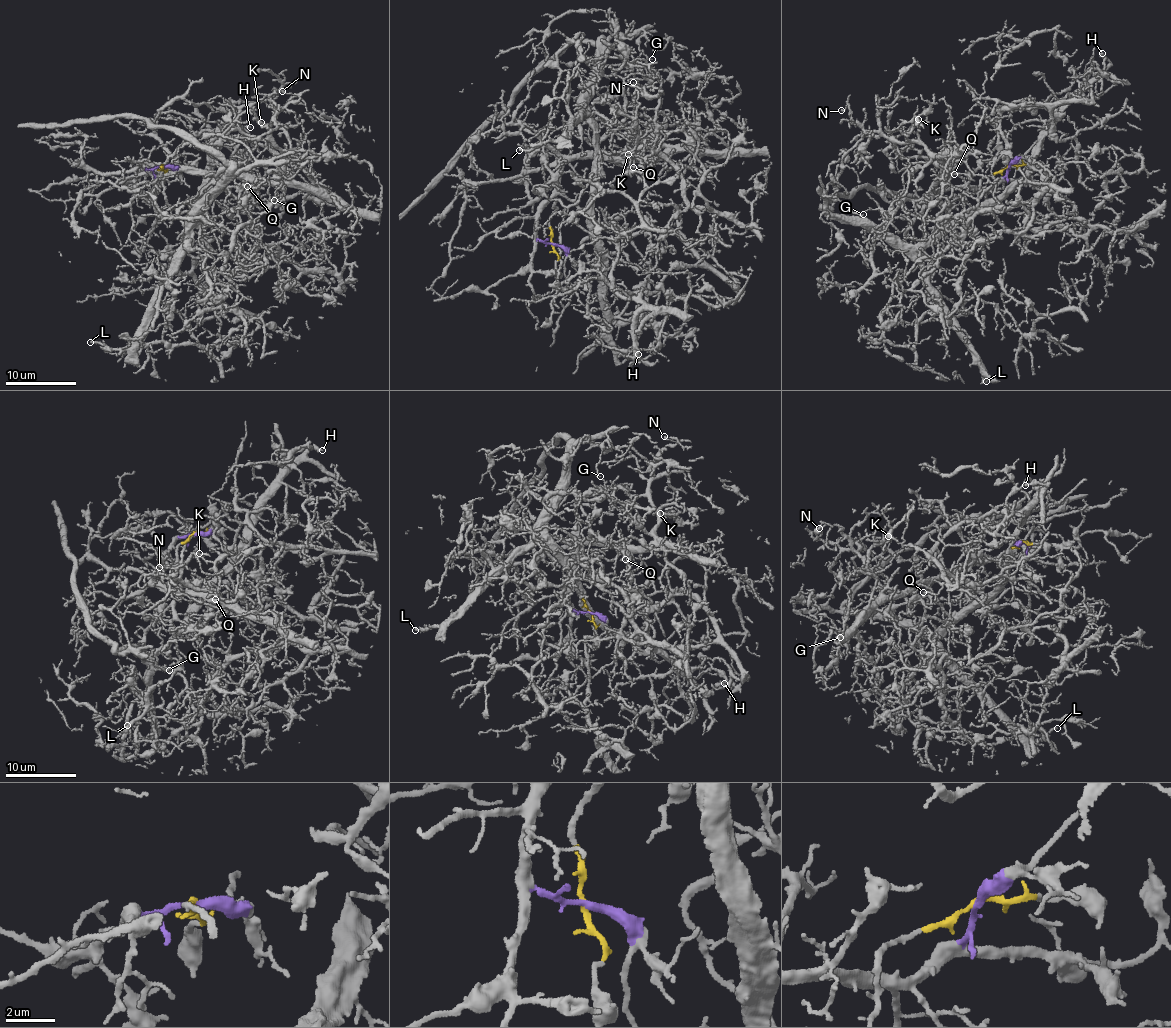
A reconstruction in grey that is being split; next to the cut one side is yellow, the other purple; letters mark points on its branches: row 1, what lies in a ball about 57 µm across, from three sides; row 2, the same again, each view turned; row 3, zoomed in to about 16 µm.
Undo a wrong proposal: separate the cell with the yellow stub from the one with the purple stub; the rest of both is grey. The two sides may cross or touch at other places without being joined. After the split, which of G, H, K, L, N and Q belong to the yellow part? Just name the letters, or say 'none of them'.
G, H, L

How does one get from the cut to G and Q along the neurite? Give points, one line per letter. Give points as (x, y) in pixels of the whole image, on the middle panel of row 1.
G: (553, 243), (556, 199), (573, 205), (589, 182), (597, 49), (640, 30), (651, 60)
Q: (553, 243), (537, 237), (537, 208), (569, 160), (641, 162), (643, 178), (638, 180), (633, 166)

